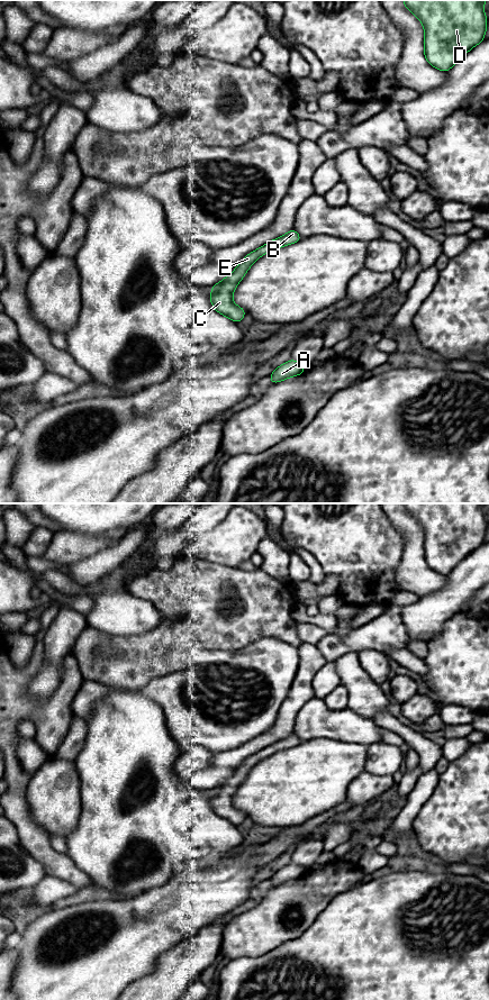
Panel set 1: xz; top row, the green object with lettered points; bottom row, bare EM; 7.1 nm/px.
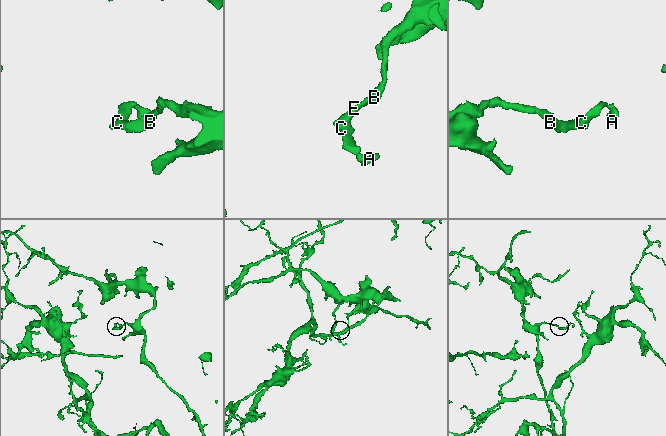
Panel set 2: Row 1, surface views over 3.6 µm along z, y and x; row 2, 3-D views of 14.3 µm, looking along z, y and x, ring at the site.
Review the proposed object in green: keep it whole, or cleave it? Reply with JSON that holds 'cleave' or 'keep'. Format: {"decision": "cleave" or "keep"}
{"decision": "keep"}

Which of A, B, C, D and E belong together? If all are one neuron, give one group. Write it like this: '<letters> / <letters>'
A B C D E

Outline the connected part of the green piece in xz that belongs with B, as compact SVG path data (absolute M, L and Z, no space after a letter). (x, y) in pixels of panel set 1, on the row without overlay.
M292 731L286 738L275 742L262 751L253 754L246 758L242 765L235 771L234 775L227 779L219 787L216 787L210 792L212 793L209 799L211 809L220 818L232 822L238 827L246 818L245 813L237 808L233 807L233 797L237 788L242 784L252 767L259 763L262 758L271 756L272 754L297 746L302 740Z

